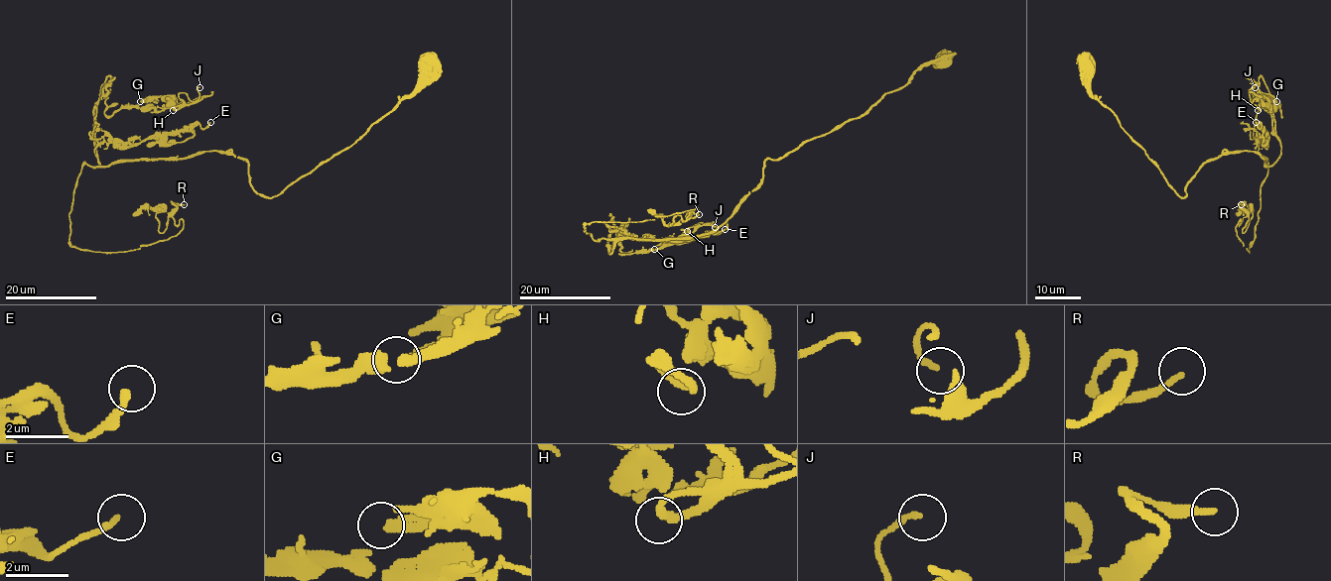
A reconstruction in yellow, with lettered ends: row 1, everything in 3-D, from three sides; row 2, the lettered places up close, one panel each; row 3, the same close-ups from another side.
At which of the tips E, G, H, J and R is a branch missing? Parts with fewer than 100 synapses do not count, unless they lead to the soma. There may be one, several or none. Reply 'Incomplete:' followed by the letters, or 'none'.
Incomplete: none

